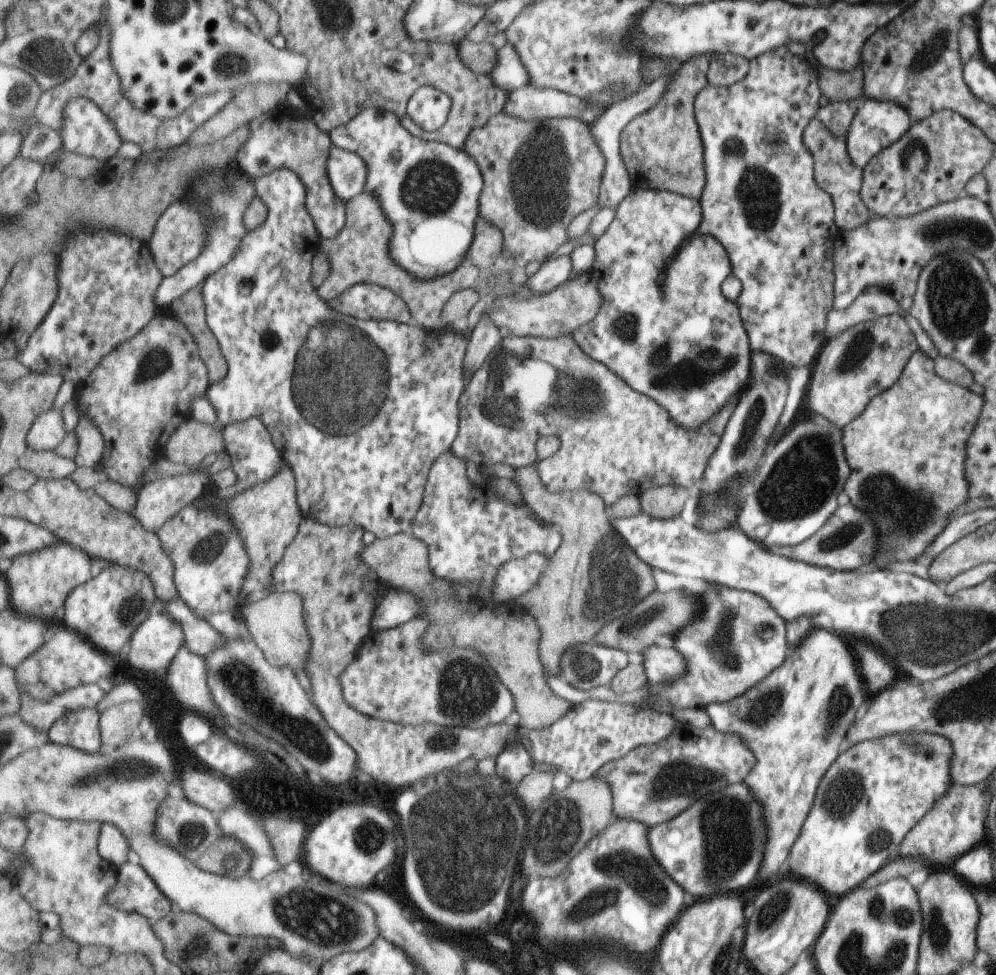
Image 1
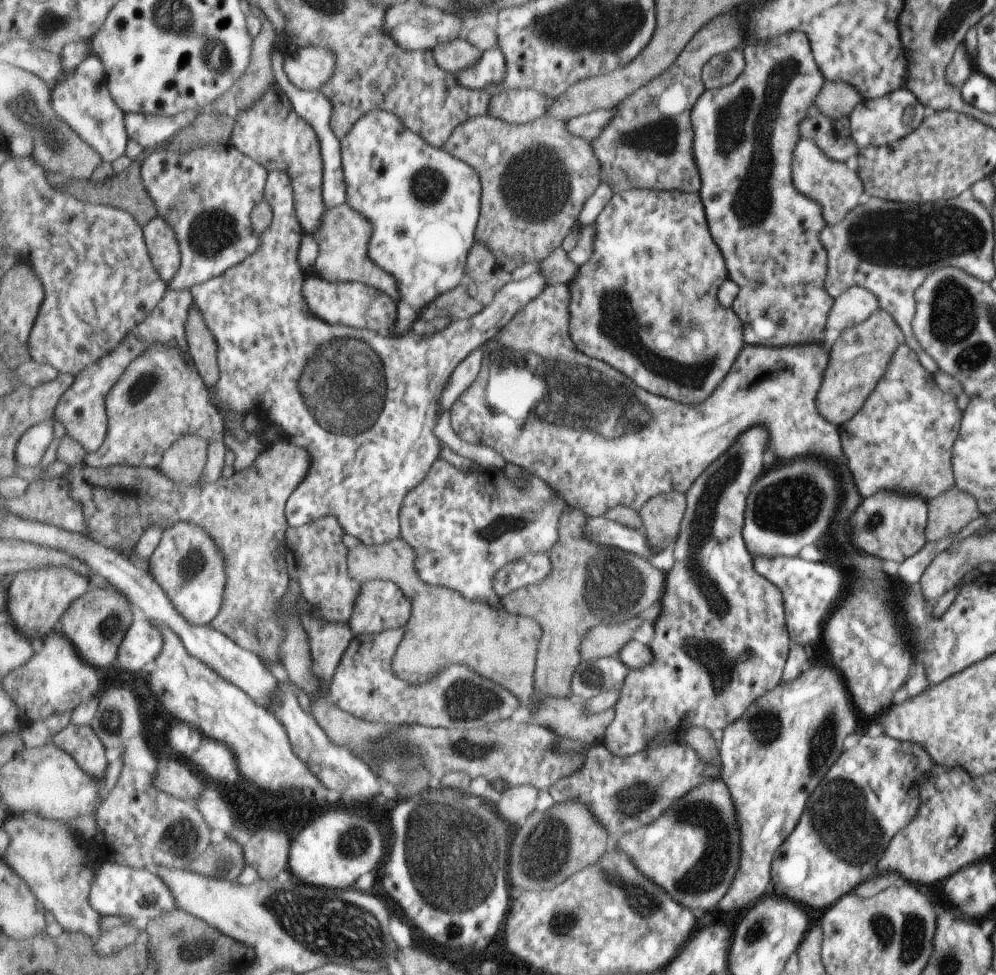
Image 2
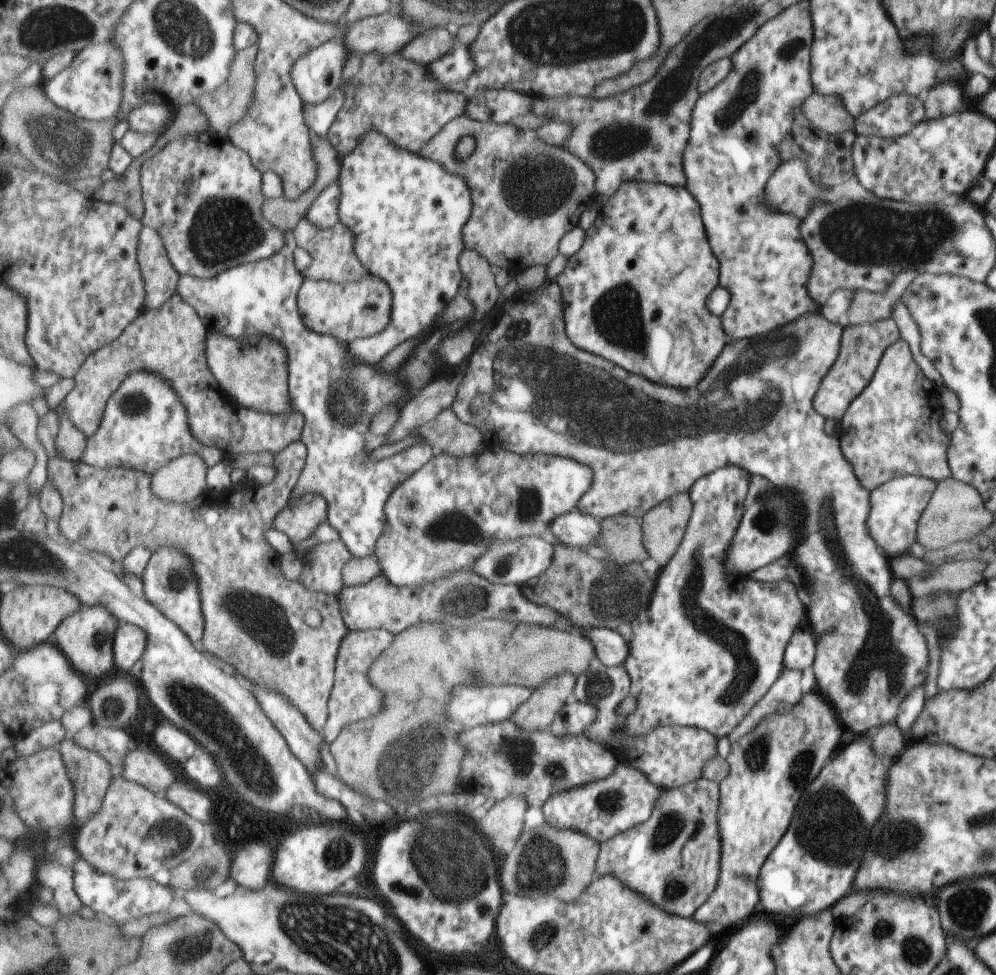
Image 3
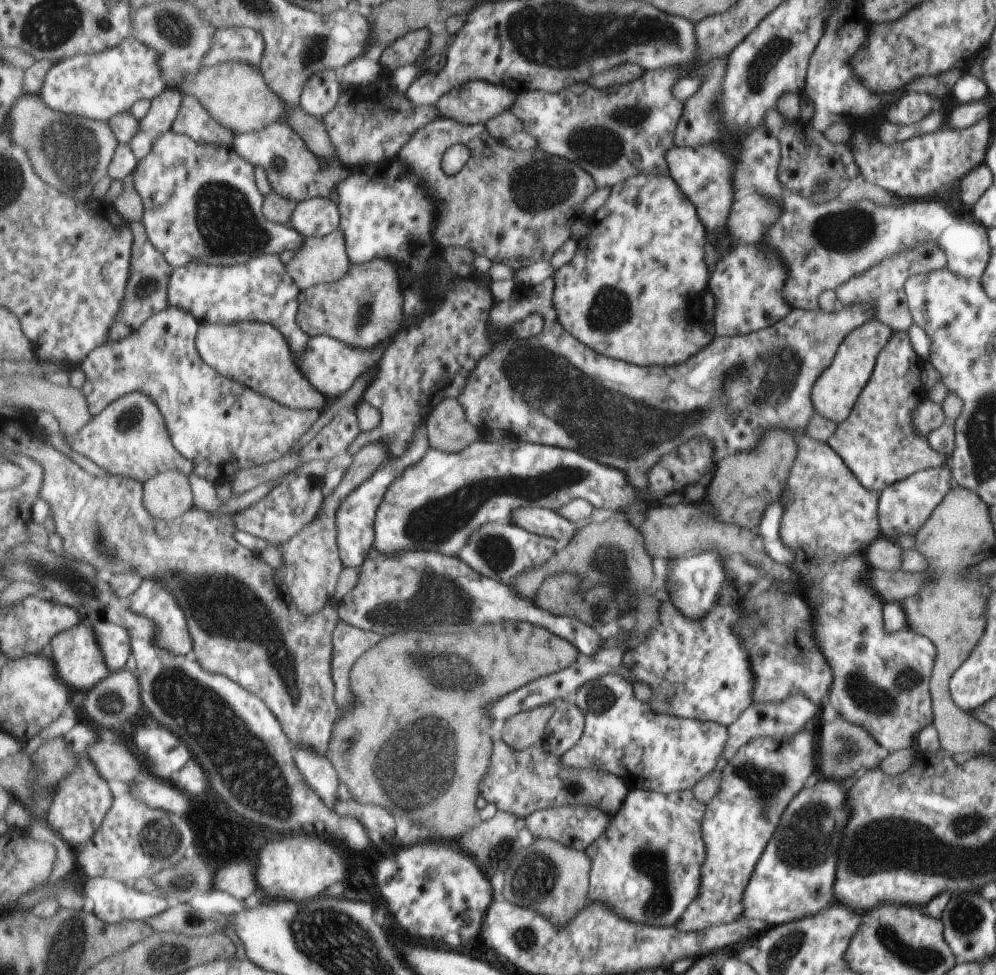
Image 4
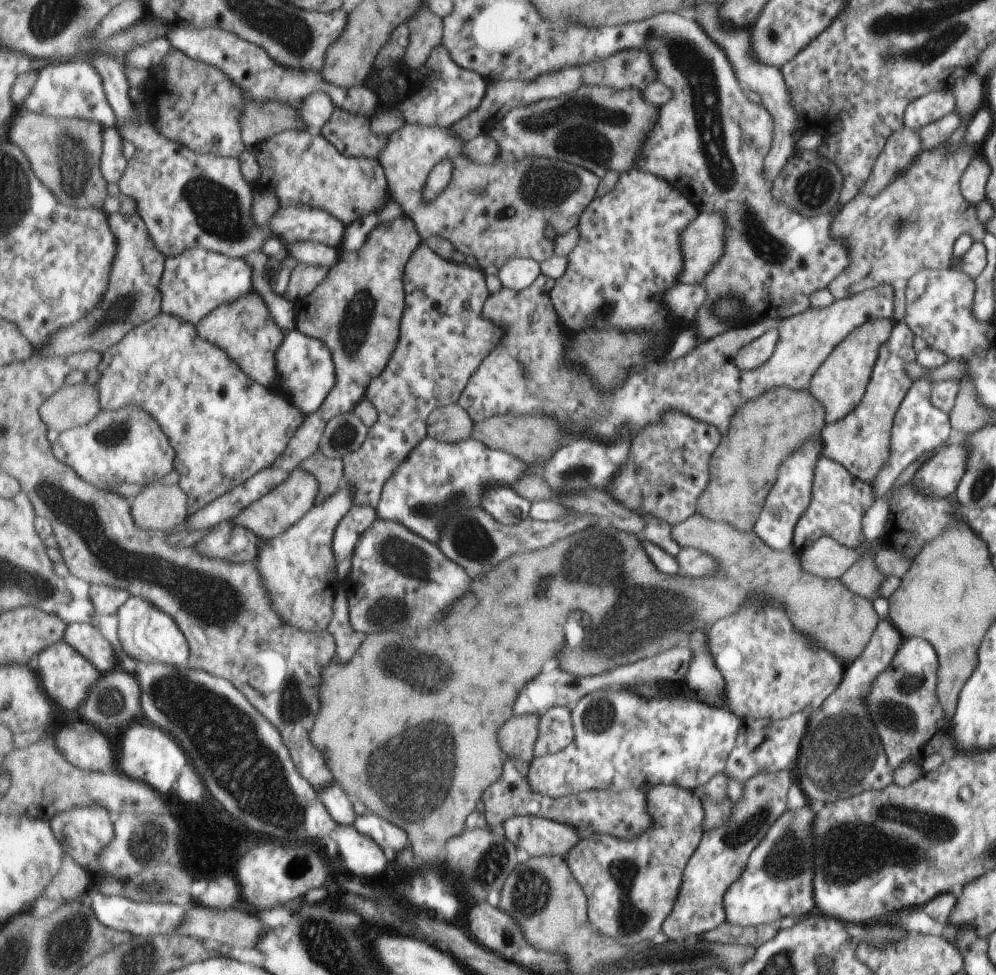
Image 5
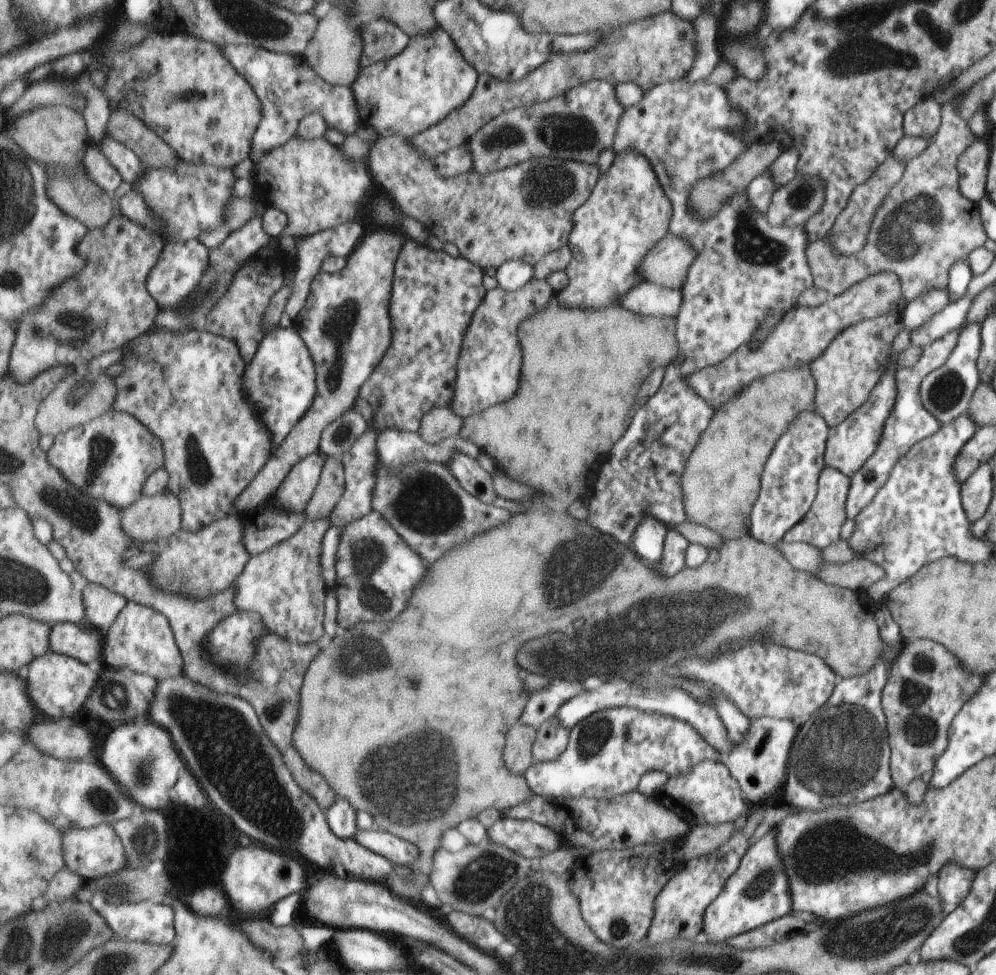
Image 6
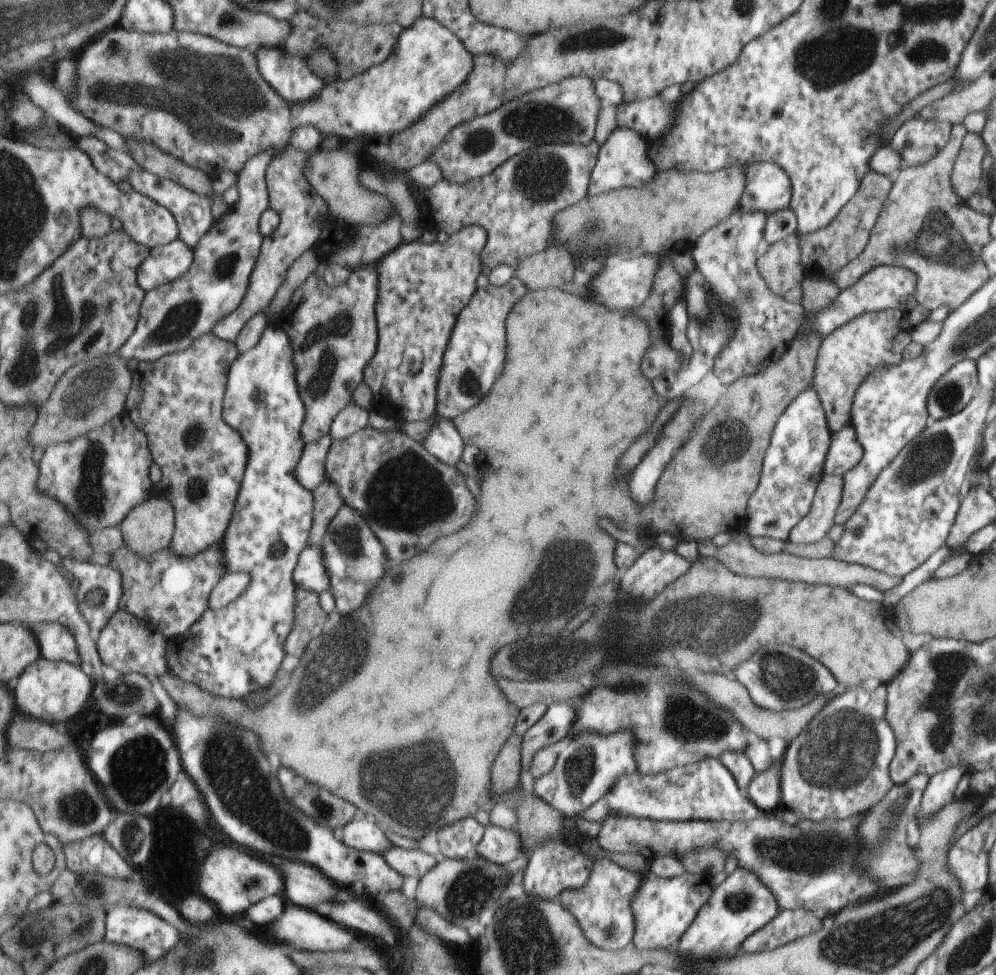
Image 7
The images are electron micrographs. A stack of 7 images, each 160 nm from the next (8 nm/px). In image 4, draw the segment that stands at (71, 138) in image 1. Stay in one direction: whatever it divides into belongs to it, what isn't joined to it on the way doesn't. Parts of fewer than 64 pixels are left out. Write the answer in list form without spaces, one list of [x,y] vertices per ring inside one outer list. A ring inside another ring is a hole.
[[[133,34],[111,50],[97,54],[77,55],[59,61],[46,73],[47,76],[38,95],[49,108],[64,112],[66,116],[87,117],[106,123],[122,112],[131,111],[136,102],[143,99],[152,101],[168,88],[162,73],[159,52],[153,50],[152,46],[137,41]]]

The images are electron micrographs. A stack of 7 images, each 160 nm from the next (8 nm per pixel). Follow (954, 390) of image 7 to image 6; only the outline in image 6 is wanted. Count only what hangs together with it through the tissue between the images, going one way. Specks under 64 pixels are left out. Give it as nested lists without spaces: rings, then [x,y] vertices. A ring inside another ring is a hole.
[[[966,325],[958,334],[957,346],[950,352],[947,360],[922,378],[919,387],[922,405],[940,425],[953,422],[959,415],[967,412],[972,394],[980,383],[976,367],[979,349],[980,326]]]

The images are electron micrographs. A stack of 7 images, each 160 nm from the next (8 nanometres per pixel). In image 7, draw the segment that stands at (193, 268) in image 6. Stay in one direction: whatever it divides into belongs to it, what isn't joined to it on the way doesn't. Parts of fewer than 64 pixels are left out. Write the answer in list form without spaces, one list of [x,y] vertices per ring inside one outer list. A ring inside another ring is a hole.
[[[175,240],[170,244],[151,249],[151,254],[139,266],[139,285],[147,293],[163,288],[165,284],[185,276],[194,267],[195,250],[183,240]]]

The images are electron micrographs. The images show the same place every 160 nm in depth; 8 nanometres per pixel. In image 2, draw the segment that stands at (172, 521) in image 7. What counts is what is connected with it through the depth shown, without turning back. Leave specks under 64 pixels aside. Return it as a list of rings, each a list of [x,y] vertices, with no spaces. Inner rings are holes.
[[[183,436],[166,453],[160,470],[175,484],[200,483],[208,460],[209,443],[203,436]]]

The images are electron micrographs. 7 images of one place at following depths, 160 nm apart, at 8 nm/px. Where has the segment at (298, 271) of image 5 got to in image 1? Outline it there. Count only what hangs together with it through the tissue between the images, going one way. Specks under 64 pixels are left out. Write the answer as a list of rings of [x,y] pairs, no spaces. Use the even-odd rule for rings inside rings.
[[[364,192],[355,196],[355,199],[347,201],[345,230],[341,235],[335,236],[331,240],[322,240],[320,251],[325,252],[331,258],[332,271],[325,284],[318,289],[318,294],[327,302],[339,298],[343,292],[353,288],[353,274],[345,274],[345,272],[361,268],[355,282],[369,280],[369,283],[375,283],[386,289],[387,294],[399,294],[409,306],[416,324],[425,329],[438,329],[441,327],[439,316],[443,314],[447,301],[457,292],[475,288],[479,280],[479,272],[482,270],[479,269],[479,266],[466,260],[451,274],[440,278],[431,278],[431,280],[419,280],[419,276],[411,276],[411,272],[407,272],[391,256],[391,243],[394,240],[394,234],[395,226],[390,217],[383,212],[383,204],[377,194]],[[369,266],[371,266],[371,270],[377,270],[379,274],[365,274],[369,270]]]

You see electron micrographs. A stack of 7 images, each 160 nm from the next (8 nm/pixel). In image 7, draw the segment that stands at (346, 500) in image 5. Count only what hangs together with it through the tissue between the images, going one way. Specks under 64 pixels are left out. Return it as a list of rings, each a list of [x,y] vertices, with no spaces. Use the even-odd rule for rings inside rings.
[[[233,572],[225,575],[211,595],[209,609],[225,608],[237,602],[251,588],[251,582],[253,582],[253,574],[249,572]],[[295,584],[295,622],[293,632],[285,640],[285,652],[290,656],[300,659],[309,642],[323,634],[323,628],[327,624],[327,614],[320,602],[320,594],[305,590]]]

